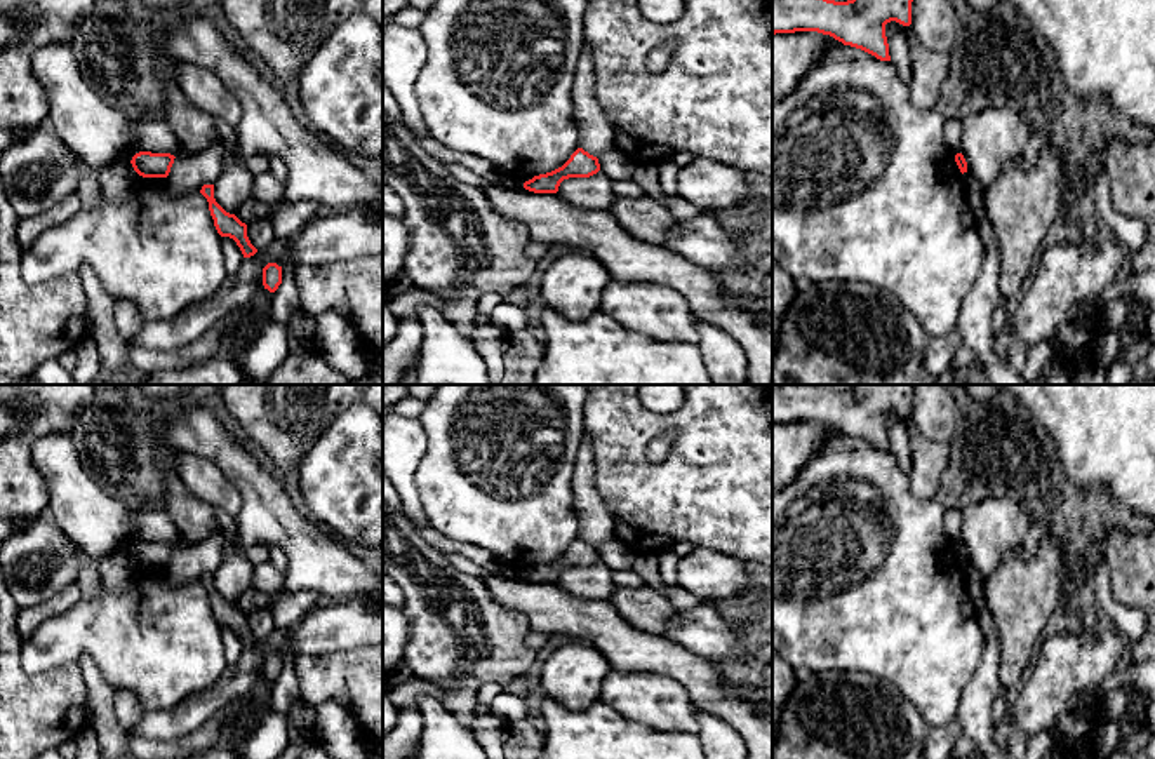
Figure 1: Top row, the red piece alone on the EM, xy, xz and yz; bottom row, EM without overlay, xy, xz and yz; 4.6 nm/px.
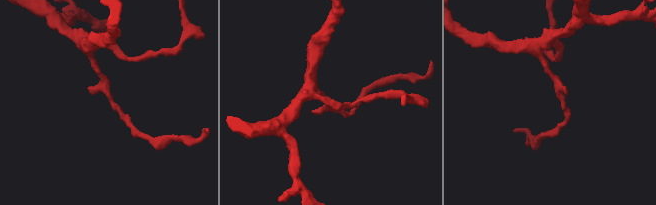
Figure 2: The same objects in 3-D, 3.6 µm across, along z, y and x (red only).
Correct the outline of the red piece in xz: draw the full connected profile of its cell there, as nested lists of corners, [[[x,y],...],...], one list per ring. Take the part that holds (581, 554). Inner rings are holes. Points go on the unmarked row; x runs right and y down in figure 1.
[[[578,538],[571,548],[558,559],[534,566],[524,573],[524,578],[534,583],[557,583],[564,569],[590,568],[600,561],[598,548]]]

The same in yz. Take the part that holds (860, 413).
[[[772,385],[772,425],[818,421],[844,435],[891,451],[885,414],[911,414],[915,385],[854,385],[835,392],[819,385]]]

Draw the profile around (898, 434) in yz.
[[[903,423],[887,427],[891,453],[896,456],[901,470],[911,474],[911,446],[908,428]]]

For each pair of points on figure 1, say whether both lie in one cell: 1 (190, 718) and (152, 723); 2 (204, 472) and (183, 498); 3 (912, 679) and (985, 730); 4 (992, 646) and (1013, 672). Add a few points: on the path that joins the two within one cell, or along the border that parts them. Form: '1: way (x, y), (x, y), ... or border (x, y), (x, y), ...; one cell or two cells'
1: way (181, 721), (160, 723); one cell
2: border (176, 474), (213, 509); two cells
3: border (974, 672), (961, 697), (955, 718); two cells
4: border (990, 615), (999, 643), (999, 685), (1002, 690); two cells

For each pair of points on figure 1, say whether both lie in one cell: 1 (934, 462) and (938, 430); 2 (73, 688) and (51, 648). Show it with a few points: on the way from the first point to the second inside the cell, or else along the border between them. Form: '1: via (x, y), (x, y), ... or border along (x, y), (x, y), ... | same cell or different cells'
1: border along (914, 423), (926, 437), (947, 444) | different cells
2: border along (21, 655), (21, 665), (33, 674), (77, 662) | different cells

